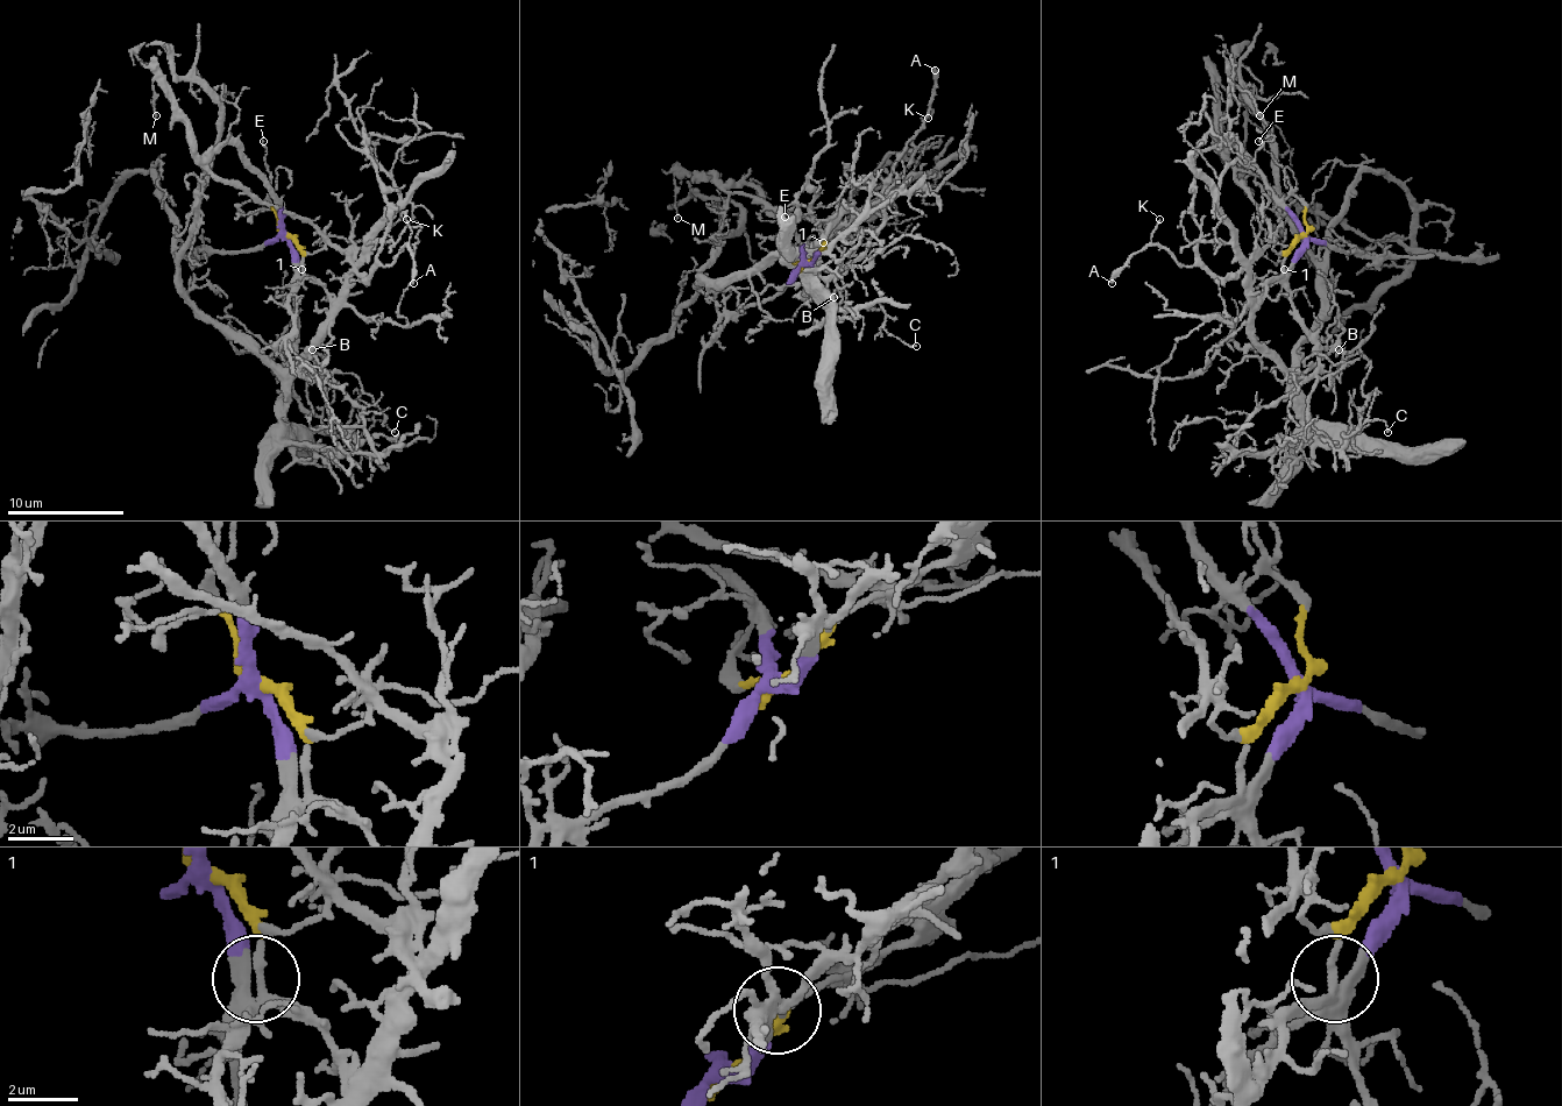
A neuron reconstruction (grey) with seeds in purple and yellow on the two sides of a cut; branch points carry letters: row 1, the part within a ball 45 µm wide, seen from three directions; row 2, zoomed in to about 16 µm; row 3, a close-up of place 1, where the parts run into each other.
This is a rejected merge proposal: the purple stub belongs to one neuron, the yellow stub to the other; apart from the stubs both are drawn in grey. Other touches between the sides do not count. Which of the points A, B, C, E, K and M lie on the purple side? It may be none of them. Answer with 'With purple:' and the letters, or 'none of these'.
With purple: A, K, M

